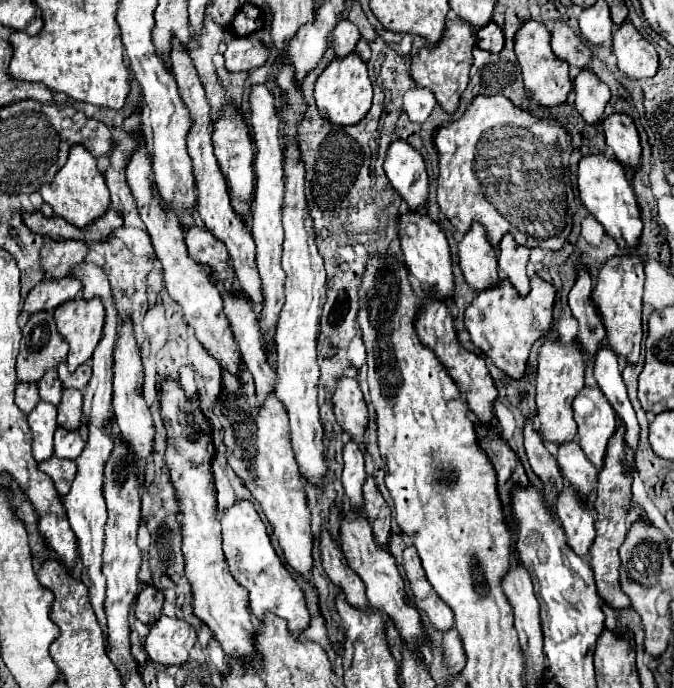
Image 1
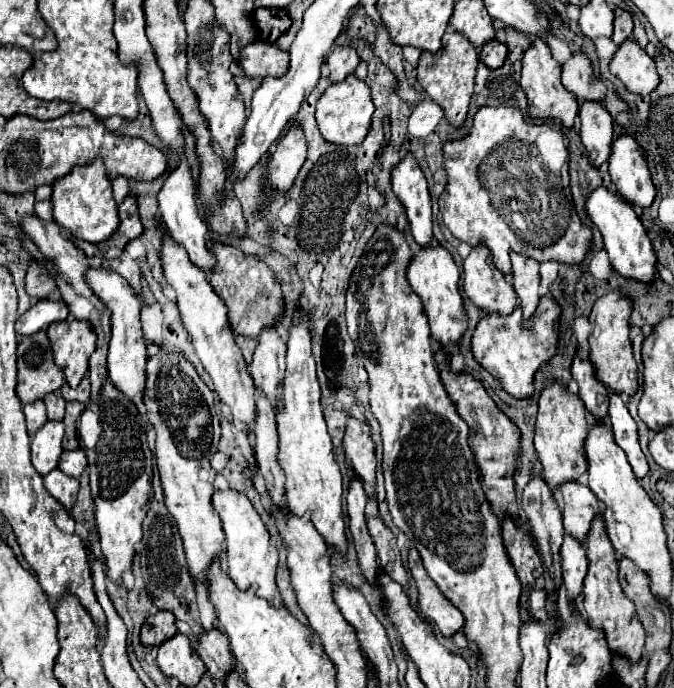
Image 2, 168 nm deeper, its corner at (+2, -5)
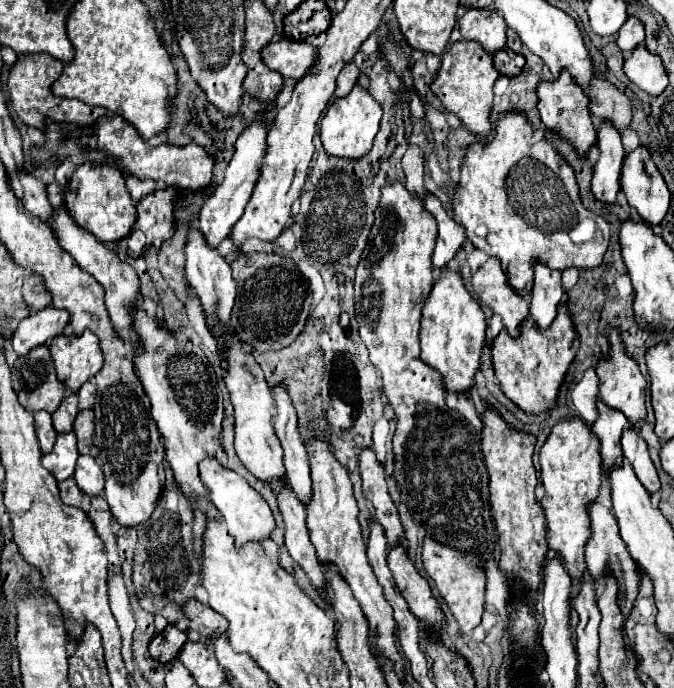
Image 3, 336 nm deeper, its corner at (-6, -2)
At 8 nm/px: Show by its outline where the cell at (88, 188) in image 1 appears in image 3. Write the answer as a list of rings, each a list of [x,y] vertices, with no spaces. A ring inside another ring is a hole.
[[[84,164],[80,166],[72,180],[70,188],[76,196],[66,196],[66,208],[72,212],[72,218],[92,232],[100,242],[110,244],[126,238],[132,232],[132,226],[136,222],[136,206],[126,190],[126,180],[122,172],[110,164]]]

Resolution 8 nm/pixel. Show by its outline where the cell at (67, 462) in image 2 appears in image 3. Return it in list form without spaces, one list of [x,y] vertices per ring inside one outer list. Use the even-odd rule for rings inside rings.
[[[80,456],[76,466],[76,484],[90,498],[100,496],[104,490],[104,472],[102,466],[92,456]]]

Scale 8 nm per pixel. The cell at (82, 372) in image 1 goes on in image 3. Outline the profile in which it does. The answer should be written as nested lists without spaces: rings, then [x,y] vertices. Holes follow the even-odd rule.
[[[92,382],[84,384],[84,386],[80,388],[80,392],[78,392],[78,400],[80,400],[78,408],[80,408],[80,410],[92,408],[92,404],[94,404],[94,396],[96,396],[96,386],[94,386]]]

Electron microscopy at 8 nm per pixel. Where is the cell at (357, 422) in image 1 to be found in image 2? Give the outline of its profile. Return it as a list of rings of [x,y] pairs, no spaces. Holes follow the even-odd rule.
[[[350,415],[344,435],[346,463],[362,479],[366,493],[376,493],[376,457],[374,443],[370,439],[370,427]]]

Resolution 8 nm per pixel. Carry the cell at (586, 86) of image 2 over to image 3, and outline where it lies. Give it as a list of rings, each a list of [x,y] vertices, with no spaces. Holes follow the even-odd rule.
[[[594,78],[590,84],[590,112],[602,122],[610,122],[616,130],[630,128],[632,108],[630,100],[602,78]]]

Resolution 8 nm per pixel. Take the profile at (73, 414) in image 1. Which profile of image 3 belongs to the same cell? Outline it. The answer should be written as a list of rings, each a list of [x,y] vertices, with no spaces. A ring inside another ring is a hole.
[[[92,410],[80,412],[80,416],[76,418],[76,424],[74,424],[74,434],[78,438],[80,454],[88,454],[94,458],[100,454],[100,450],[92,442],[92,436],[94,436],[94,412]]]

